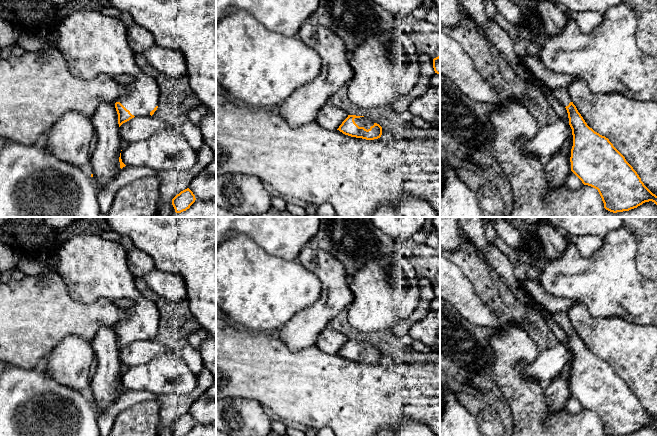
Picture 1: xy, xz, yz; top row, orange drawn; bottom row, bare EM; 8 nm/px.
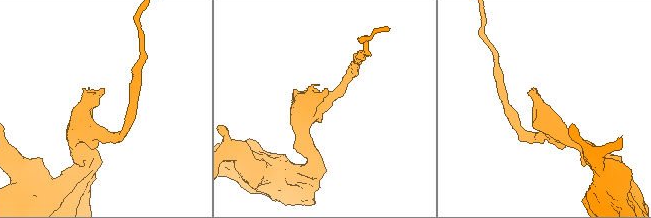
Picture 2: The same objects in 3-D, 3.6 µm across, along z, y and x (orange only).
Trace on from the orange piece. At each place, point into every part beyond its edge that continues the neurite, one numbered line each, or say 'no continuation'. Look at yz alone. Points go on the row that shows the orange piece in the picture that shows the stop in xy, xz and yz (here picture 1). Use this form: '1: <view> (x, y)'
1: yz (561, 94)

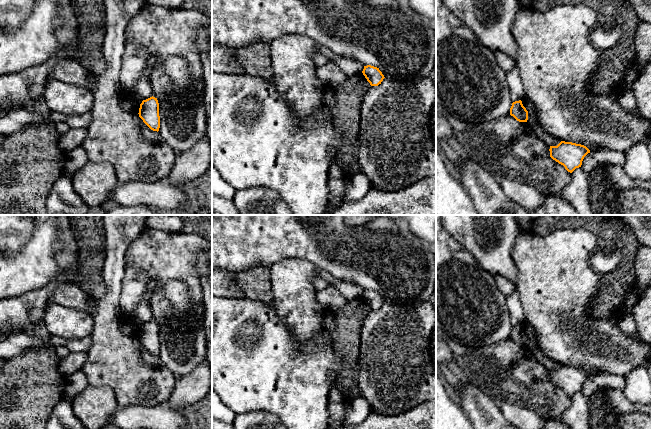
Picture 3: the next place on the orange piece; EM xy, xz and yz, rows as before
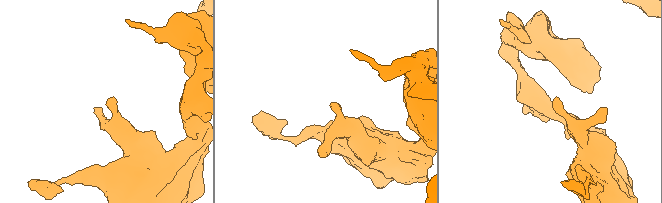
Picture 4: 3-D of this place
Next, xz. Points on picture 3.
no continuation

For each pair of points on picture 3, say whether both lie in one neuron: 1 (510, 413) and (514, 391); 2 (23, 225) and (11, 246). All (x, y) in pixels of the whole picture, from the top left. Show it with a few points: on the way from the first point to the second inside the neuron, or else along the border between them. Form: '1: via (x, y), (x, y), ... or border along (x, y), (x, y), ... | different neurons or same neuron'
1: border along (498, 403), (515, 403), (534, 412) | different neurons
2: via (18, 230), (11, 237), (11, 241) | same neuron

